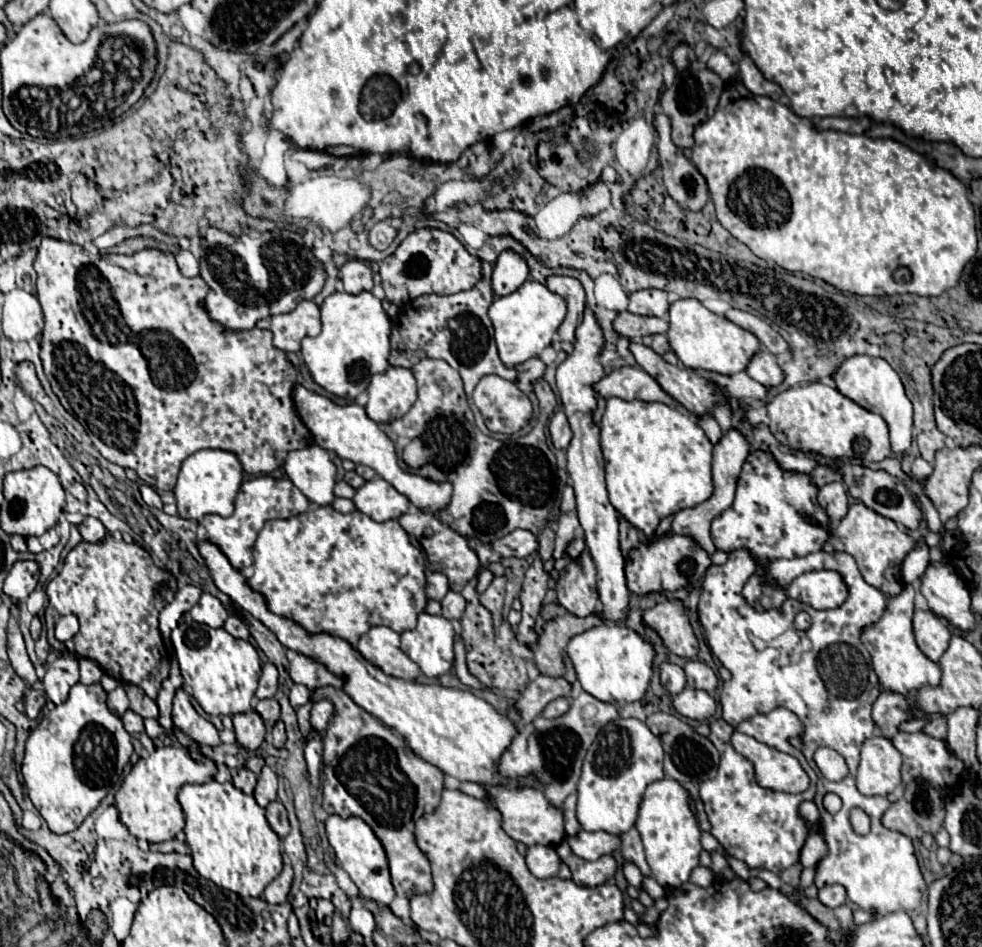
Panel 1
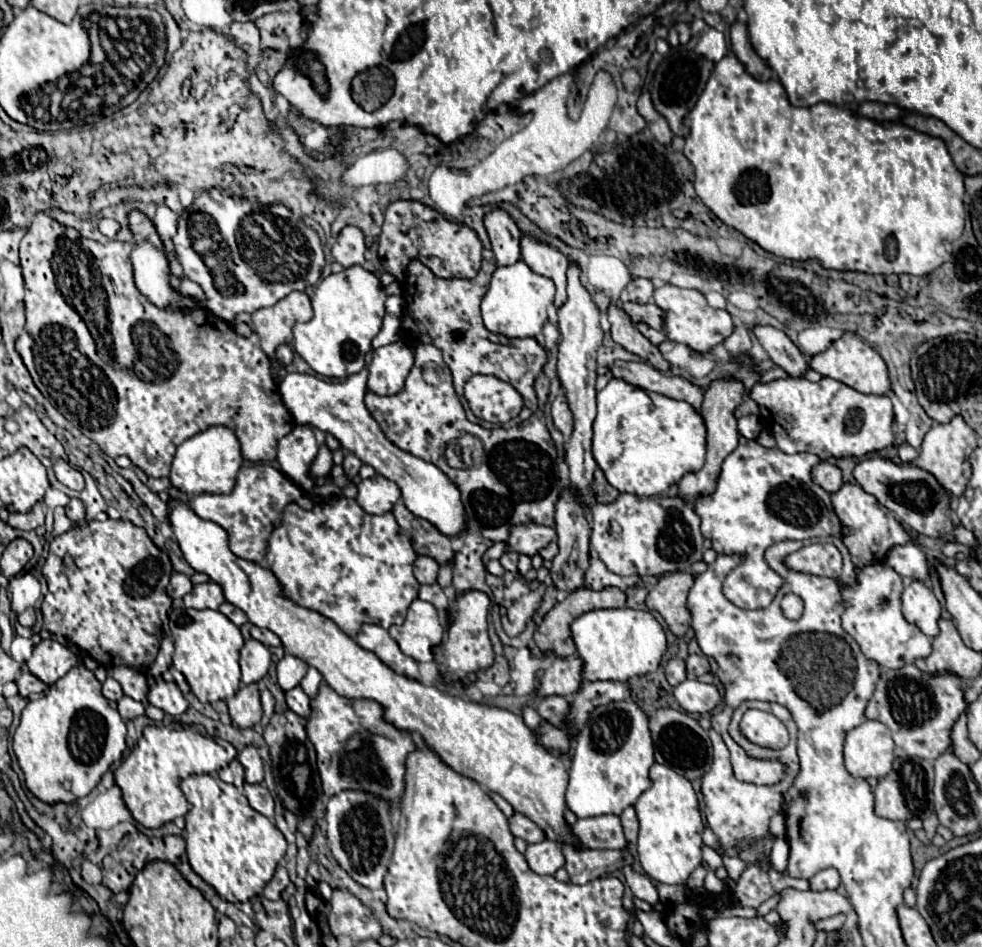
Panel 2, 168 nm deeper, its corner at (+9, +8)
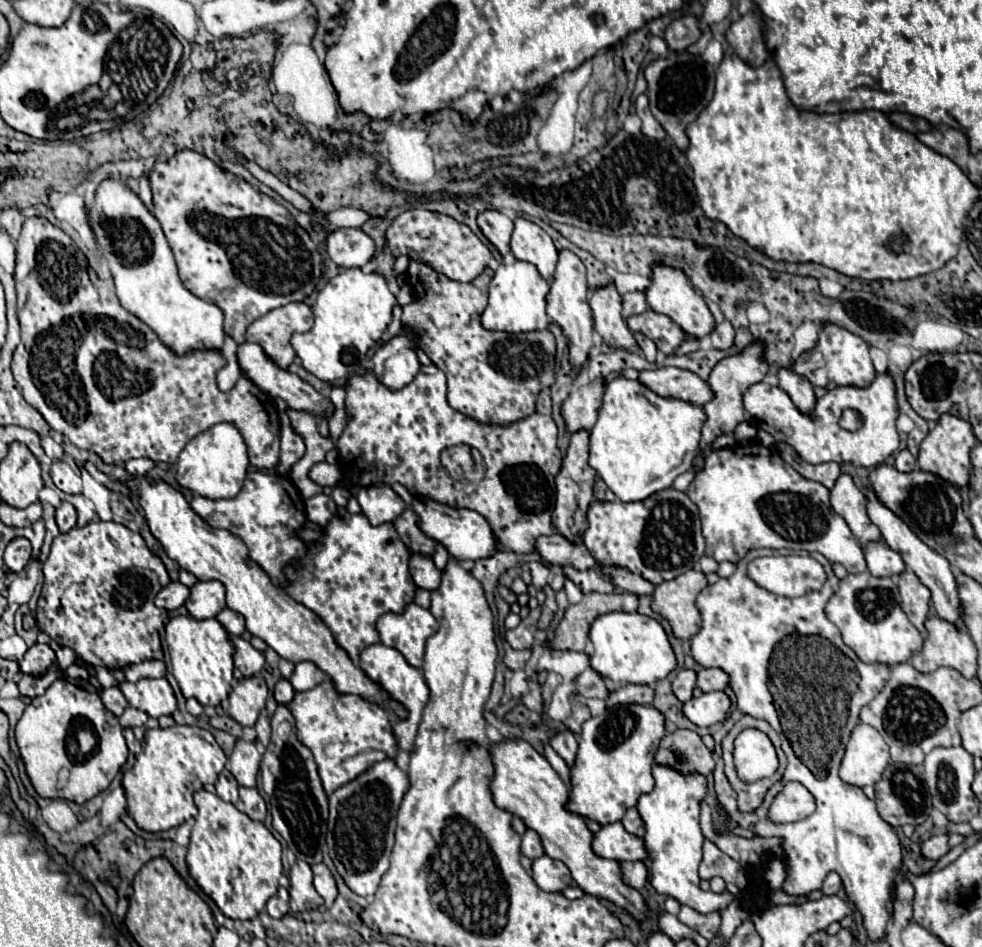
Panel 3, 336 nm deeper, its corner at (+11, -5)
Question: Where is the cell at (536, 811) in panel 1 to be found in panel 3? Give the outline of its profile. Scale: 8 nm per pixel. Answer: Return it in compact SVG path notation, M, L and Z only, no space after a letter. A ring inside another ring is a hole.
M527 830L527 832L523 834L521 852L523 852L527 858L531 858L531 860L535 860L535 858L541 858L541 856L545 854L545 850L543 850L543 844L541 844L541 838L539 838L539 834L537 834L535 830Z

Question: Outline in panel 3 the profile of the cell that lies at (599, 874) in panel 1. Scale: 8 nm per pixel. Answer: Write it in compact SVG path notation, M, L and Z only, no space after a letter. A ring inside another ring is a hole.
M623 862L621 870L623 870L623 882L627 882L629 886L641 890L647 884L649 872L643 862Z

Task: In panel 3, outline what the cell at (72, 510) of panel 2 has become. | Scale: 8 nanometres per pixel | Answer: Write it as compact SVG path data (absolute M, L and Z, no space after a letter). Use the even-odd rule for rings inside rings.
M61 502L61 506L55 510L55 522L57 522L57 526L59 526L61 532L71 530L77 524L77 512L75 512L73 504Z

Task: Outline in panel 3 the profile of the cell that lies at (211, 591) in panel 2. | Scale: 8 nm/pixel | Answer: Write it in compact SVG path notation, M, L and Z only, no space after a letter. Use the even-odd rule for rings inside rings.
M199 580L191 586L185 608L197 620L215 618L225 608L225 586L217 580Z

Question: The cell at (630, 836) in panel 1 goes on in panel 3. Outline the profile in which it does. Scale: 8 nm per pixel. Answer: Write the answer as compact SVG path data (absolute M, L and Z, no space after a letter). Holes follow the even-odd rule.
M637 808L627 810L621 822L623 822L625 830L627 830L627 832L631 832L631 834L635 834L635 836L643 836L643 834L645 834L645 826L643 826L643 820L641 820L641 816L639 816Z

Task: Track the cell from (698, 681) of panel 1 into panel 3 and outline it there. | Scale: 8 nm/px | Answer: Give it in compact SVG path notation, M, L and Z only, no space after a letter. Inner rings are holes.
M701 668L697 672L697 688L701 692L725 690L729 686L729 676L719 668Z

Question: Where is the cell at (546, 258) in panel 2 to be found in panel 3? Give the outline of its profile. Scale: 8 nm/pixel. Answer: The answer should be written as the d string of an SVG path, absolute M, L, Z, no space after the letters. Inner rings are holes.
M517 216L509 246L517 260L535 264L541 276L545 280L551 280L551 270L555 270L557 262L557 248L541 226L533 224L527 218Z

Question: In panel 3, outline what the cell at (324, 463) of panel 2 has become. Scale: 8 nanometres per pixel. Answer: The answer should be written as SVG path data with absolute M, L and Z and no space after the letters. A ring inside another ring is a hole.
M421 366L419 374L401 390L391 390L385 384L377 380L371 368L367 368L365 374L353 374L343 384L345 388L345 412L347 412L347 426L343 428L343 434L333 440L331 436L321 436L317 430L317 418L311 416L305 410L291 410L287 408L287 416L291 418L291 424L297 434L303 436L307 452L305 456L291 468L291 480L301 490L303 498L311 498L319 494L319 486L315 486L309 480L309 470L313 464L323 462L327 450L337 450L341 458L343 478L349 480L355 486L373 486L373 484L401 484L407 488L409 494L425 496L429 500L435 500L439 504L447 504L453 508L469 508L479 514L483 514L497 540L501 542L501 550L513 550L517 554L529 554L535 550L535 540L539 536L549 536L555 532L551 514L555 508L555 474L561 466L561 452L557 448L557 426L551 416L551 398L549 392L543 390L537 398L537 410L535 414L517 420L509 426L501 424L483 424L477 422L465 414L459 414L457 410L451 410L447 406L447 384L445 374L435 366ZM457 444L467 444L471 448L477 448L483 454L485 462L485 476L479 482L457 482L447 476L447 472L441 466L439 454L441 450Z

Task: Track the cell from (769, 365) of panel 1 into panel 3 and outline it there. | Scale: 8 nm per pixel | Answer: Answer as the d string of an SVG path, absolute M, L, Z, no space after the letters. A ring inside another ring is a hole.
M723 320L723 322L717 322L715 328L711 330L709 334L711 342L713 342L713 348L719 348L719 350L729 350L733 346L733 340L735 340L735 332L733 332L733 326Z

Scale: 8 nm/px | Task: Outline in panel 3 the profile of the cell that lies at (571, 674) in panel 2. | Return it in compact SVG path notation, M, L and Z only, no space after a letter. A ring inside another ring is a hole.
M587 668L577 676L577 692L585 698L607 698L611 688L601 674L597 674L593 668Z

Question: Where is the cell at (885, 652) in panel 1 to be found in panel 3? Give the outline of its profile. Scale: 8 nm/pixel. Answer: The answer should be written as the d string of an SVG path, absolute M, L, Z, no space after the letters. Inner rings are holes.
M869 572L847 574L839 580L839 590L829 598L825 614L841 630L843 642L869 664L883 662L893 666L899 662L909 662L911 654L923 644L923 636L901 608L899 590L891 578L875 578Z

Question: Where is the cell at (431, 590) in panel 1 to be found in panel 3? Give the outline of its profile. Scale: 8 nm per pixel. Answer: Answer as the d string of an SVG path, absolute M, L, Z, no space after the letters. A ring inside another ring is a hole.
M411 554L409 570L411 570L411 576L413 576L413 580L415 580L415 584L419 588L425 588L425 590L439 588L441 570L435 568L435 564L433 564L433 560L429 556L425 556L425 554Z

